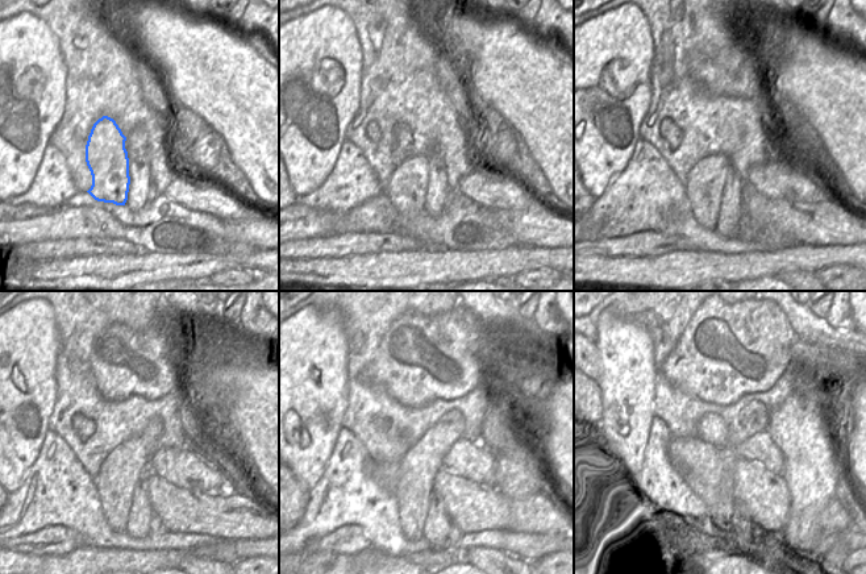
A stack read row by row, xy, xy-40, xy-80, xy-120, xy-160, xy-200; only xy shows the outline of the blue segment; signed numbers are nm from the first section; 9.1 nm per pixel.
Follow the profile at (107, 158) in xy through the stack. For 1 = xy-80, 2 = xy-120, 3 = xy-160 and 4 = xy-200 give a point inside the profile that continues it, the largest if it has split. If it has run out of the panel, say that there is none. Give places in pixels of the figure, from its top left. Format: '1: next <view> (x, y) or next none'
1: next xy-80 (704, 183)
2: next xy-120 (124, 466)
3: next xy-160 (417, 469)
4: next xy-200 (706, 468)

